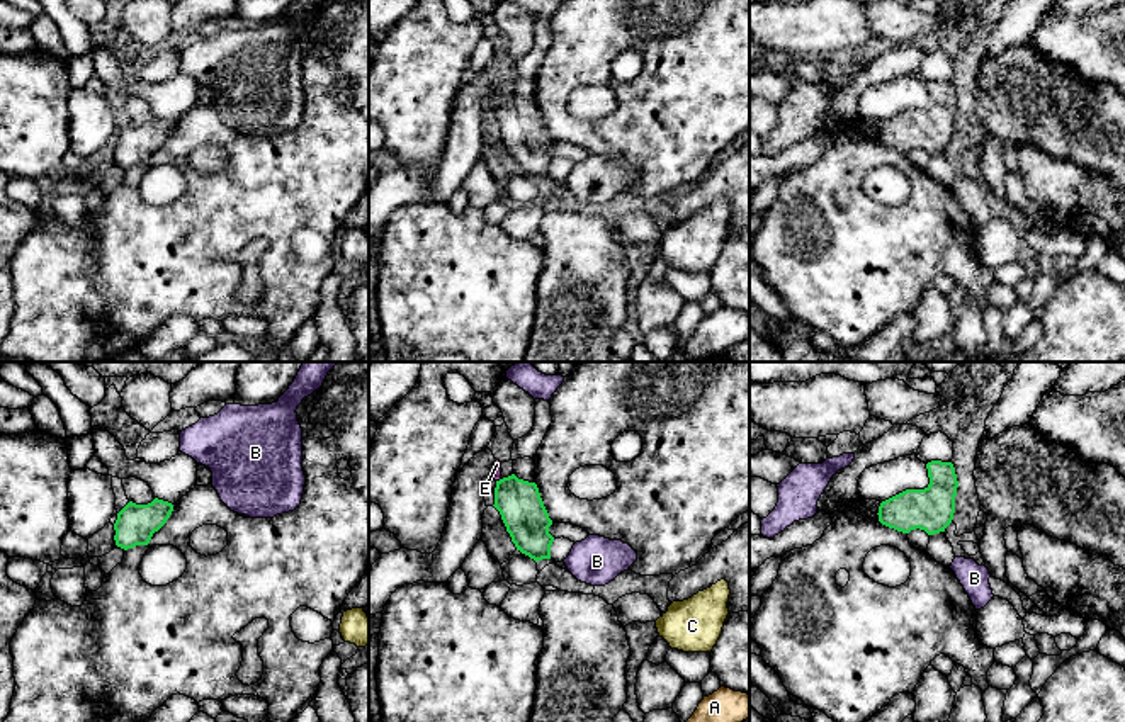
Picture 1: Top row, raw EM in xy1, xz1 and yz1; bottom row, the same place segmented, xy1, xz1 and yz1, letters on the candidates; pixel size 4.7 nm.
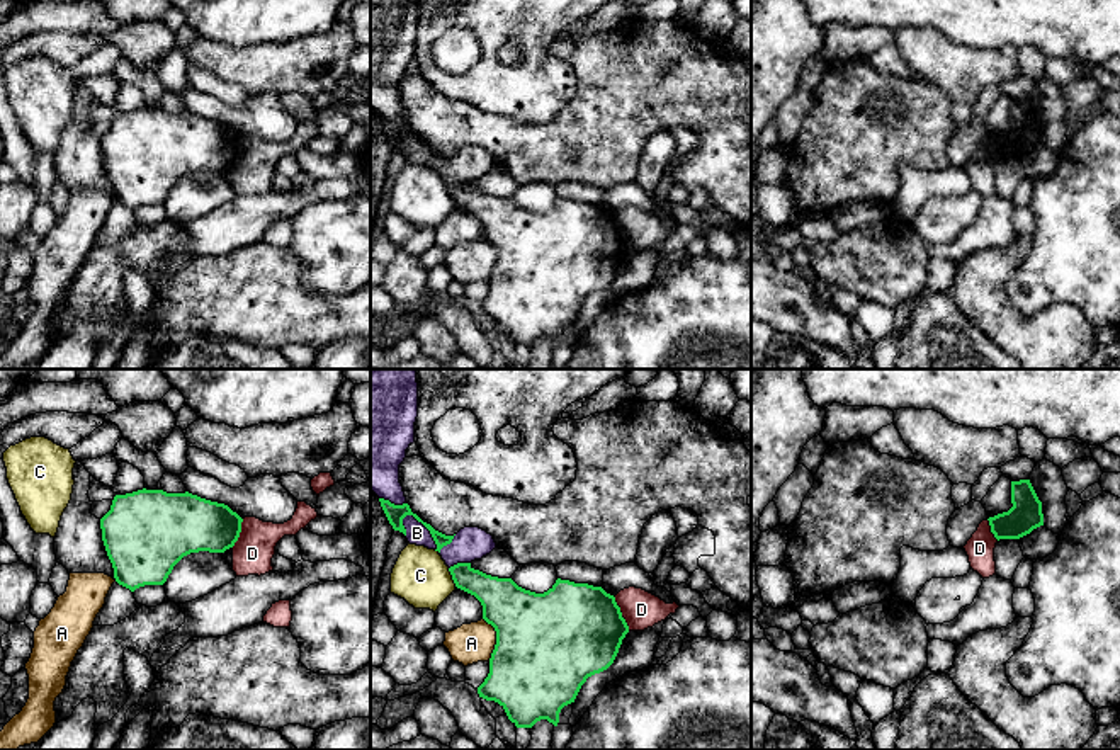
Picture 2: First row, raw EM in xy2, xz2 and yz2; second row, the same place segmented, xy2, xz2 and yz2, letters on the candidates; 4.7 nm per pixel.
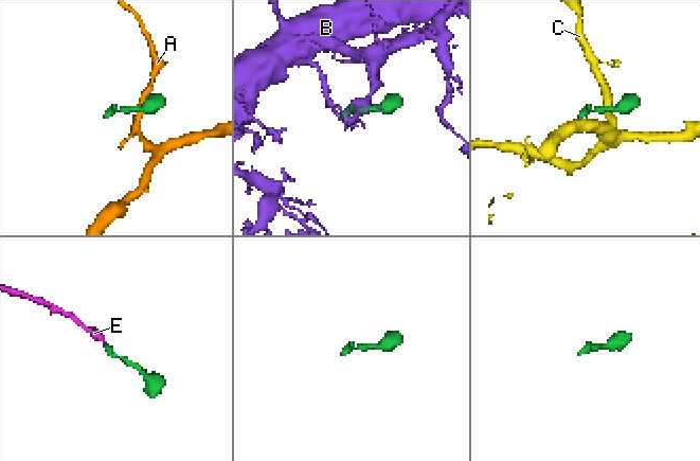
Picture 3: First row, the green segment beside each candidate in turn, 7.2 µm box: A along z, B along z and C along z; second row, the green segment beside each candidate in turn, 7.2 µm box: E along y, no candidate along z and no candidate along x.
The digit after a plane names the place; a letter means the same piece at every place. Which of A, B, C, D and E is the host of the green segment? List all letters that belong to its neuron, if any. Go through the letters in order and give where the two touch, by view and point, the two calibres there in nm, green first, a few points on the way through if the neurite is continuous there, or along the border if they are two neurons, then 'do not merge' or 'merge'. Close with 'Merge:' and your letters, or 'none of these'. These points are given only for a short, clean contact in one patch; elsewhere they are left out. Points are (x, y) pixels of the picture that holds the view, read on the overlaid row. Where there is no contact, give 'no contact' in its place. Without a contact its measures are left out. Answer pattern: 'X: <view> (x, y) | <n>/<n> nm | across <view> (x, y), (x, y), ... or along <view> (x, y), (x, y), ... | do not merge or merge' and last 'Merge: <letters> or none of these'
A: xz2 (497, 640) | 480/190 nm | do not merge
B: xz2 (432, 536) | 90/100 nm | do not merge
C: xz2 (452, 577) | 190/260 nm | along xz2 (447, 568), (456, 585) | do not merge
D: xz2 (621, 614) | 460/180 nm | do not merge
E: xz1 (500, 479) | 220/30 nm | across xz1 (519, 502), (500, 479), (497, 464) | merge
Merge: E

